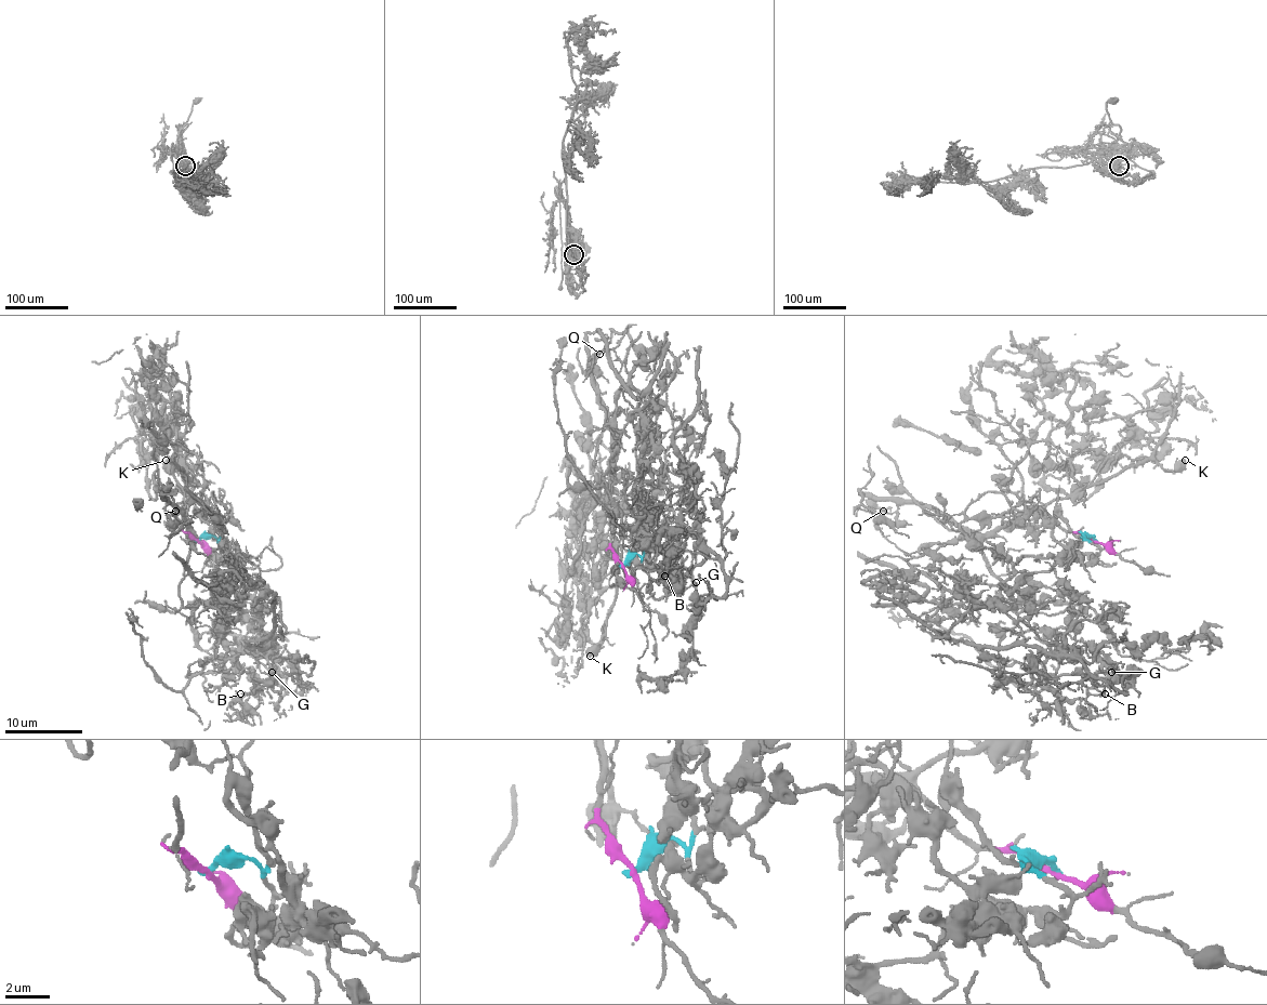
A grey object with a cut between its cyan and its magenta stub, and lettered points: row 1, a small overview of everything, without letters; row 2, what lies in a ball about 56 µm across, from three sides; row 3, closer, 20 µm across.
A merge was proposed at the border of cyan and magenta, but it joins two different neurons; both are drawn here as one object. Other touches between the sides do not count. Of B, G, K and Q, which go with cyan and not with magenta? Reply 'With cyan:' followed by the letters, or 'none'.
With cyan: B, G

